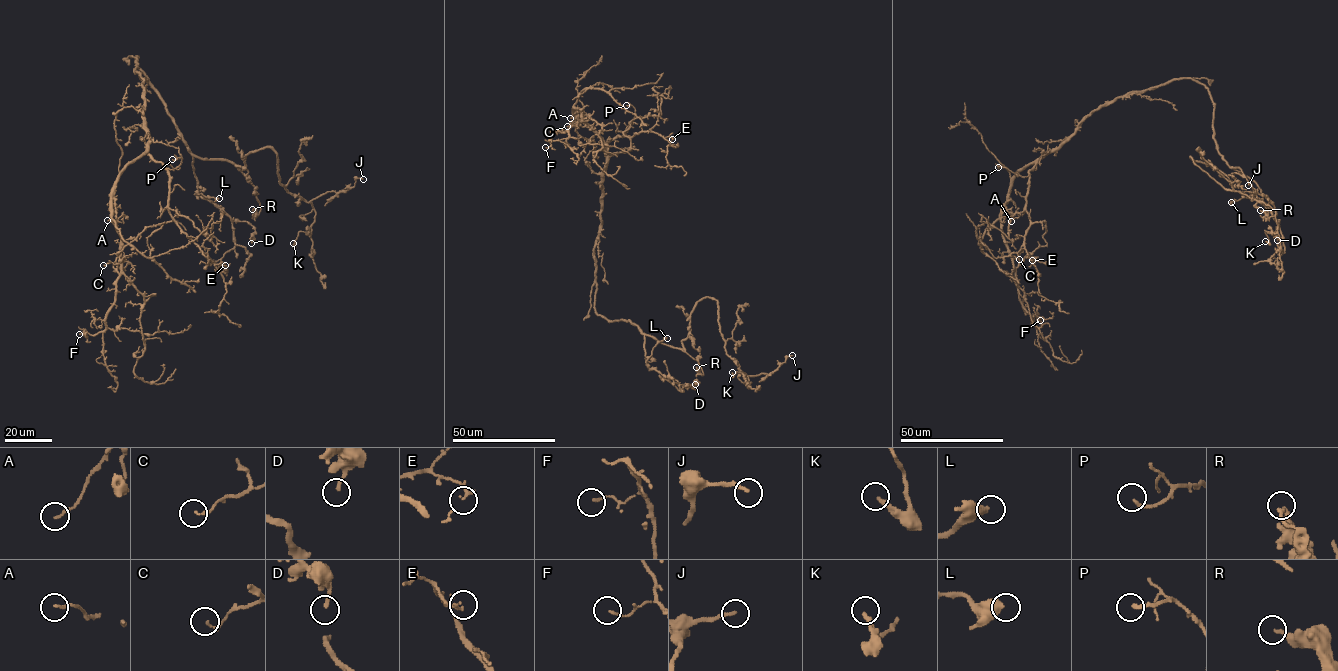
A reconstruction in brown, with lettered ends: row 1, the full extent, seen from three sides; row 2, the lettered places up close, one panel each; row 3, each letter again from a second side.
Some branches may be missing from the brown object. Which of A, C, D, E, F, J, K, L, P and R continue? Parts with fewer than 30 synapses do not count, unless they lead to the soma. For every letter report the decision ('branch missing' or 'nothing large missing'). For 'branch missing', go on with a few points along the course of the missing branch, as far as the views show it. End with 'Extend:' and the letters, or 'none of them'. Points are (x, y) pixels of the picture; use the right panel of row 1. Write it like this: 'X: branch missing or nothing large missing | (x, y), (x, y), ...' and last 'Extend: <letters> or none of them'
A: nothing large missing
C: nothing large missing
D: nothing large missing
E: nothing large missing
F: nothing large missing
J: nothing large missing
K: nothing large missing
L: nothing large missing
P: nothing large missing
R: nothing large missing
Extend: none of them

